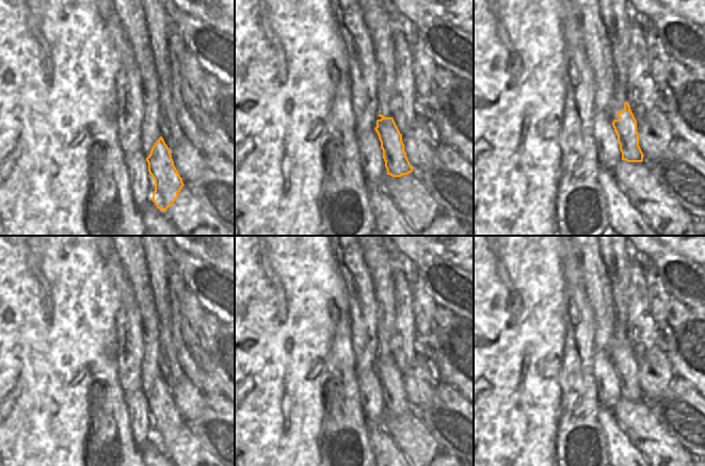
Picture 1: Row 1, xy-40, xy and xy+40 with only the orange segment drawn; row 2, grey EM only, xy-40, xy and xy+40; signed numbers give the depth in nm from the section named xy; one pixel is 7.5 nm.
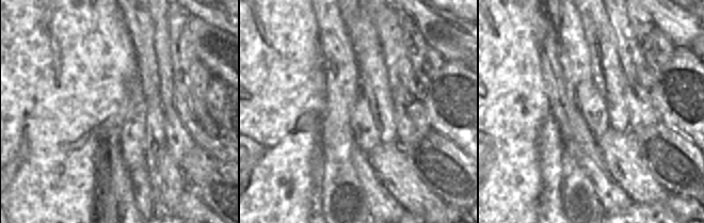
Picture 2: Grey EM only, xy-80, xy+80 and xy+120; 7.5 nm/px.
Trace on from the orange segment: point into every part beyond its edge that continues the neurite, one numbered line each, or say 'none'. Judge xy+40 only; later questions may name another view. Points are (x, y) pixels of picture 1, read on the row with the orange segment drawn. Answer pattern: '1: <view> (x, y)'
none

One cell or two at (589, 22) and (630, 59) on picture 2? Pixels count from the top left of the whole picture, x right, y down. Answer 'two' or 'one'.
two

